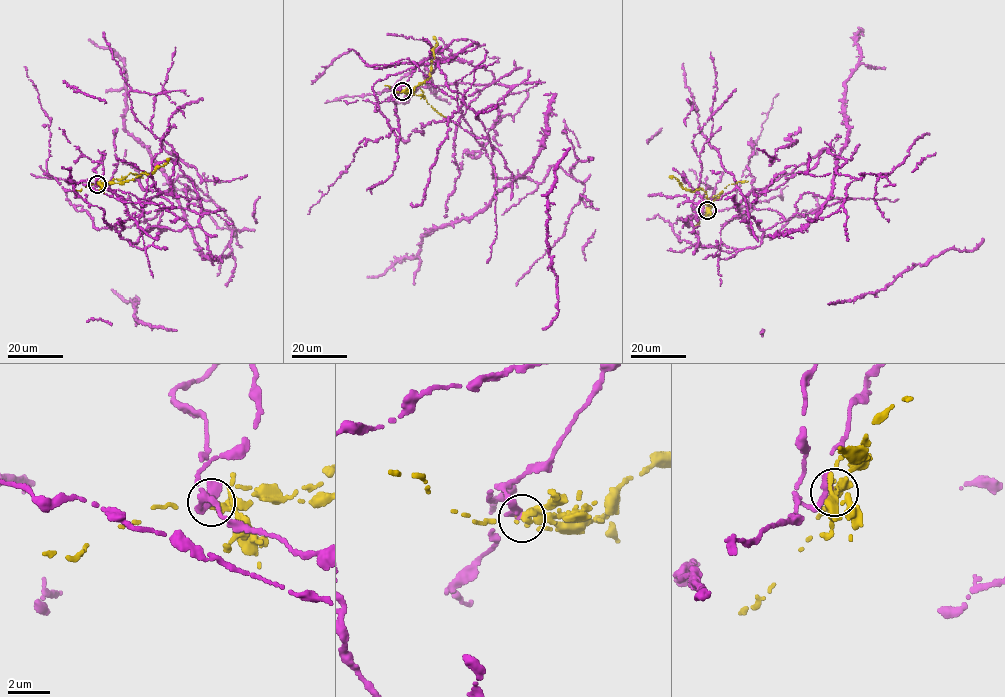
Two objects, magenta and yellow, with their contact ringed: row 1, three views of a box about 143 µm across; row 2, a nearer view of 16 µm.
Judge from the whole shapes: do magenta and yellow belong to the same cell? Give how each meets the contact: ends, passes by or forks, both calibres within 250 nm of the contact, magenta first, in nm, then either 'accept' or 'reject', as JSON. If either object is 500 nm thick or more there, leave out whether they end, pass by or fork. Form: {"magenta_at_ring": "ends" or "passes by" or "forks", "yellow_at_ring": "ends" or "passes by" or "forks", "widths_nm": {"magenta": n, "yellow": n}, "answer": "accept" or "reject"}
{"magenta_at_ring": "ends", "yellow_at_ring": "passes by", "widths_nm": {"magenta": 480, "yellow": 240}, "answer": "reject"}

